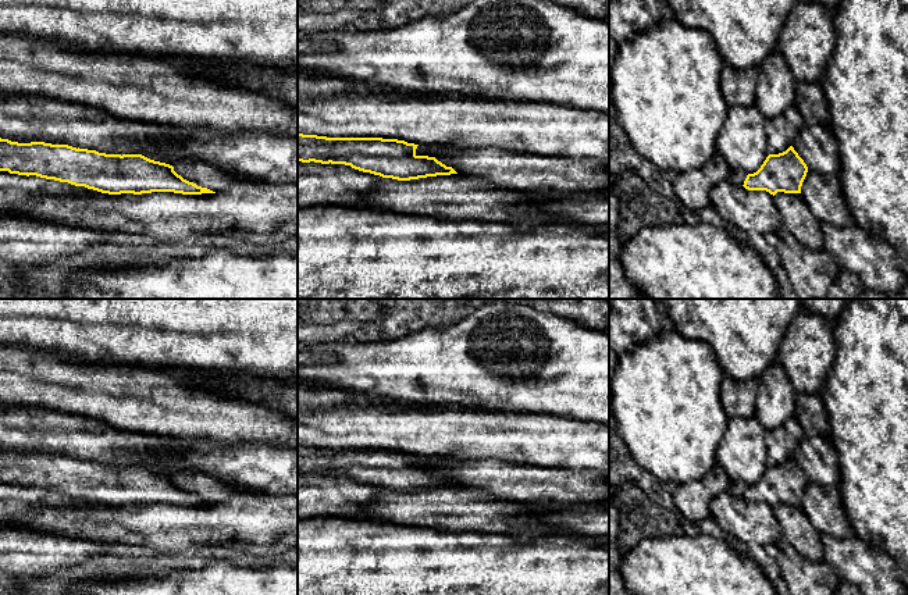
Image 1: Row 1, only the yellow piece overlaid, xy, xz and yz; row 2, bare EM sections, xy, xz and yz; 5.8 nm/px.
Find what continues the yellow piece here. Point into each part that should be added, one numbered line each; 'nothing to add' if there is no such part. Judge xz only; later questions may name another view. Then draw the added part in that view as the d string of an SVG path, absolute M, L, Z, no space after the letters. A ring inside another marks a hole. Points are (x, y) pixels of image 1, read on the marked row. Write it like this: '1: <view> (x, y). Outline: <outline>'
nothing to add

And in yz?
nothing to add

